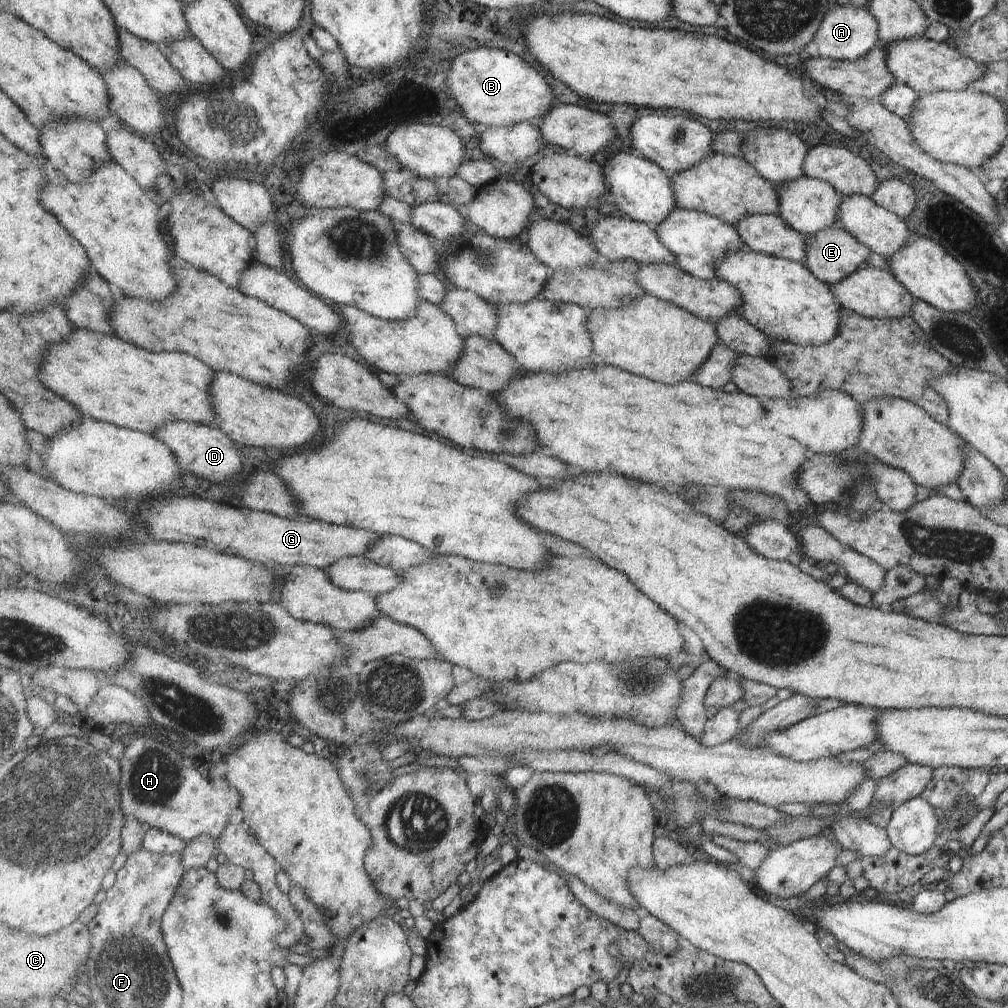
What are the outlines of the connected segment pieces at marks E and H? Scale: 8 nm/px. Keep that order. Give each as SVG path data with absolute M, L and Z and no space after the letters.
M840 226L829 227L815 234L806 234L804 238L804 264L803 266L822 283L833 285L838 280L845 278L852 270L864 266L867 250L857 239L854 239L847 231Z
M141 736L132 740L124 750L119 760L122 766L121 790L122 811L132 817L137 817L140 823L149 825L151 829L159 829L184 841L190 841L204 834L211 835L215 840L225 832L229 824L227 818L231 810L240 808L242 794L235 787L229 789L215 789L211 779L203 778L193 767L183 767L181 753L173 750L173 744L163 744L151 736Z

